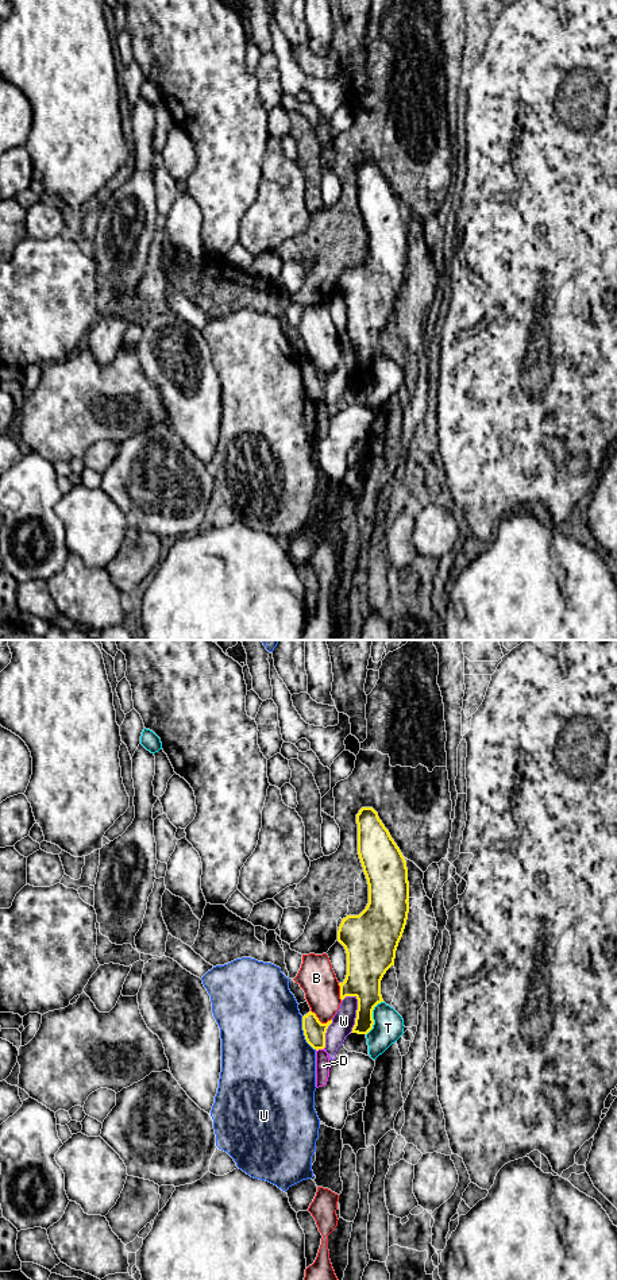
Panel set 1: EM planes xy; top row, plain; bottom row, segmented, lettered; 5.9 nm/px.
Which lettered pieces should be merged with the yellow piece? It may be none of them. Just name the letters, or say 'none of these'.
none of these

